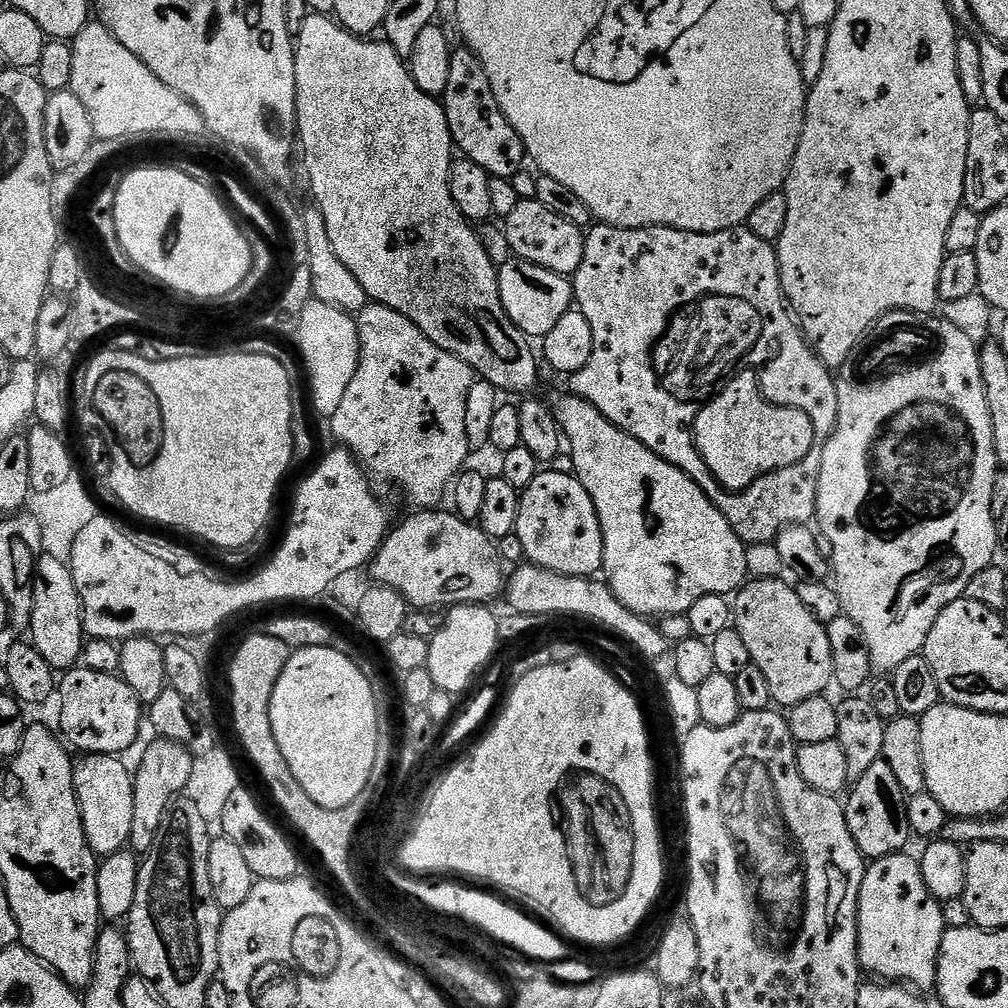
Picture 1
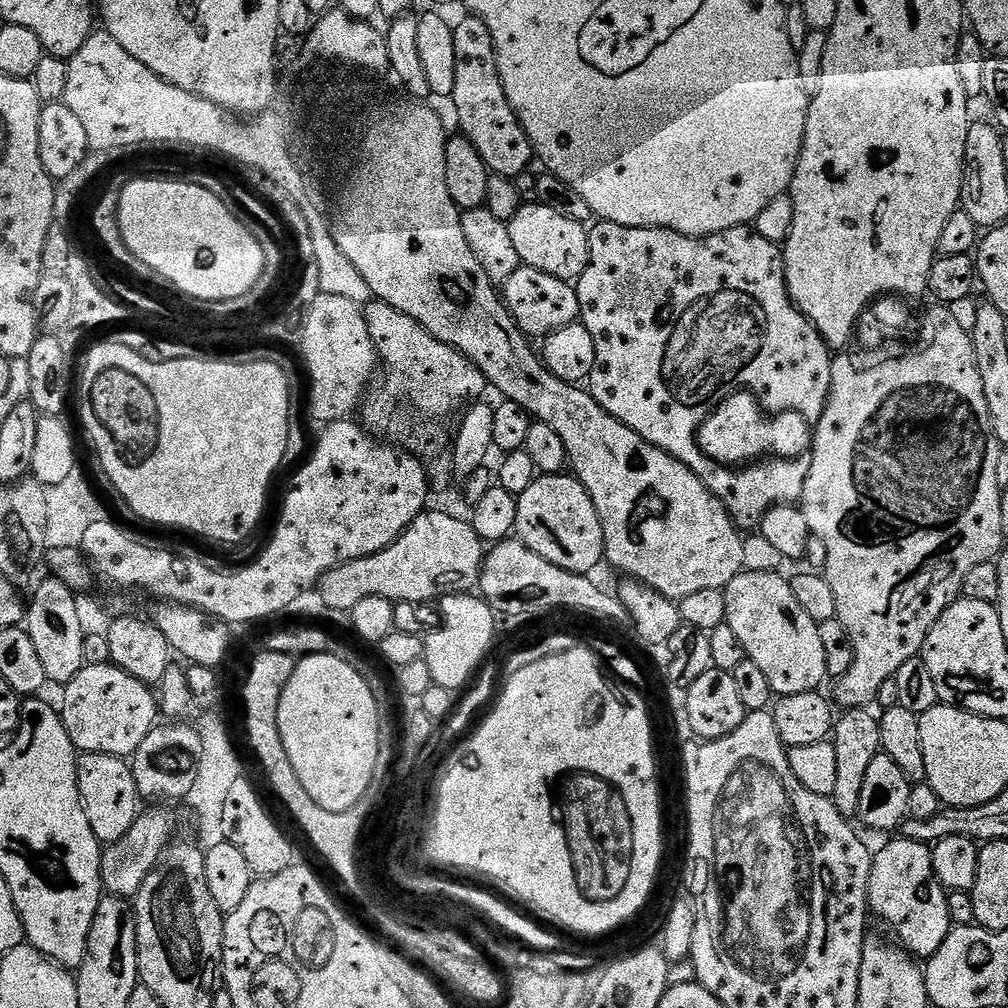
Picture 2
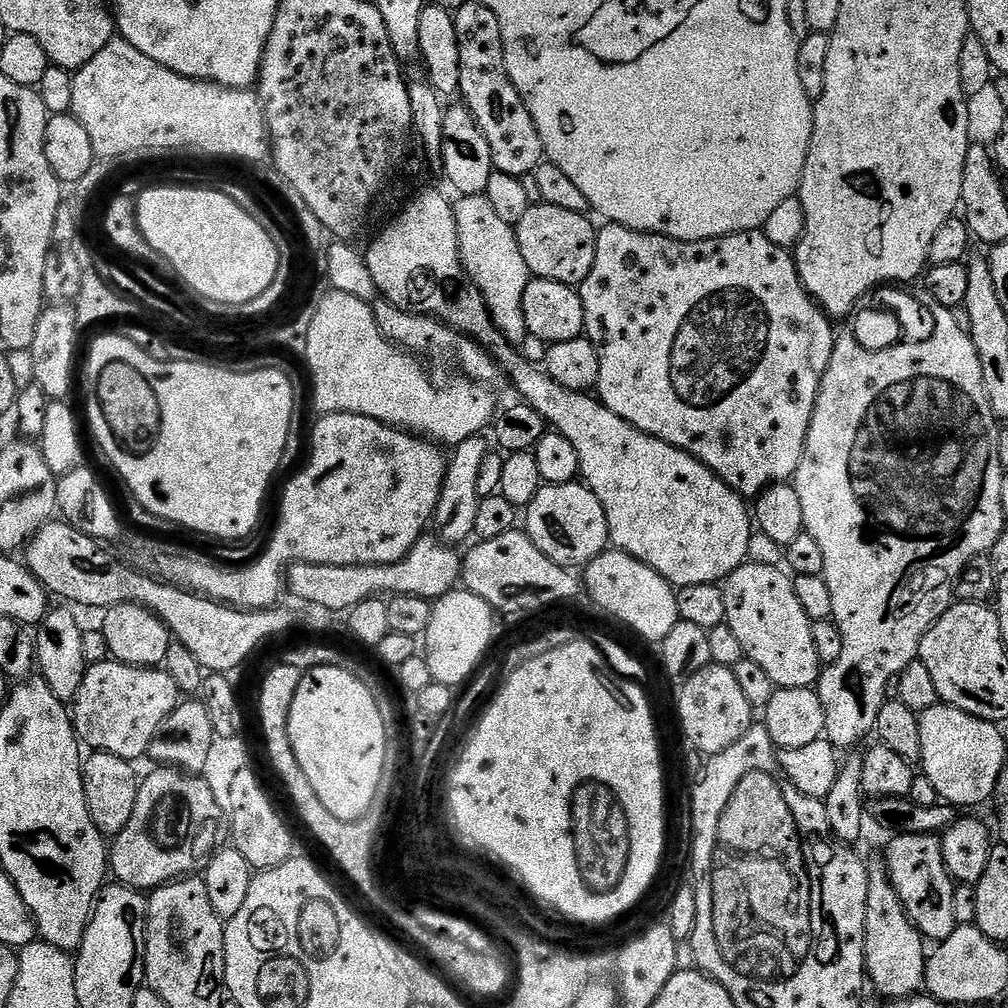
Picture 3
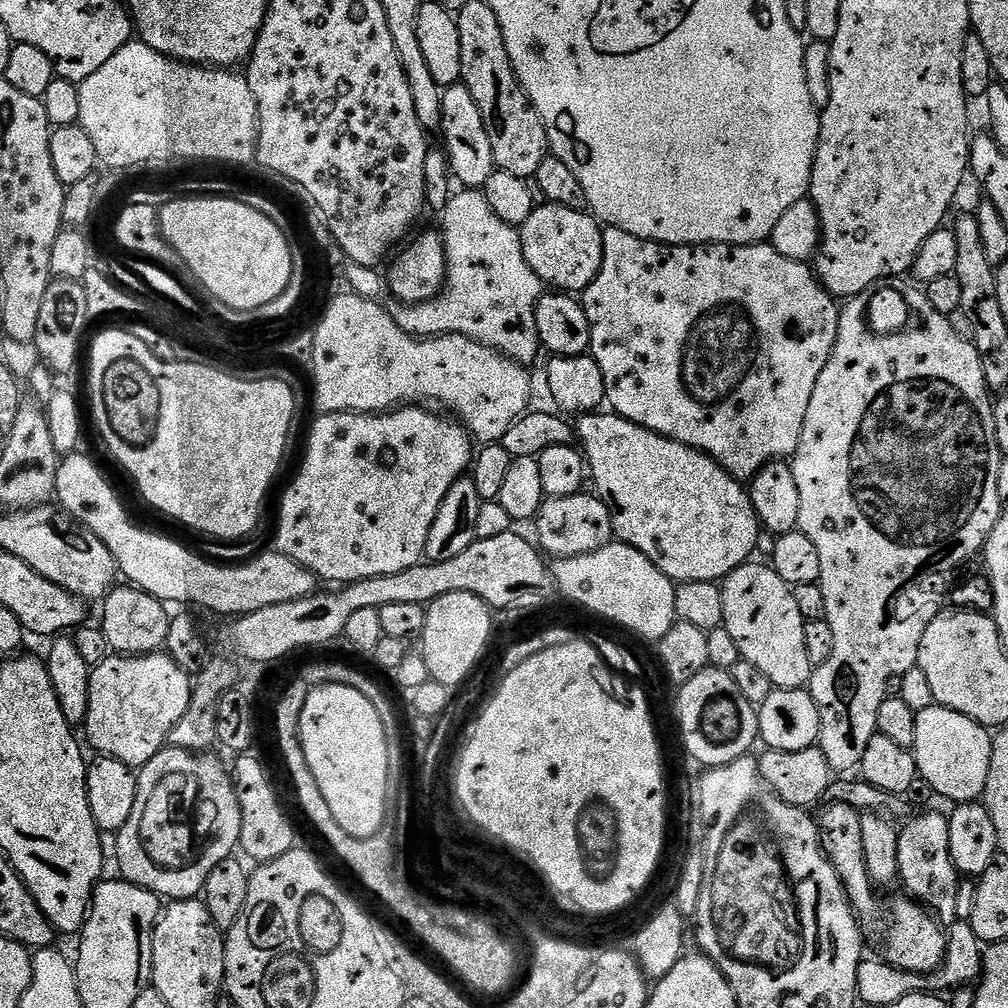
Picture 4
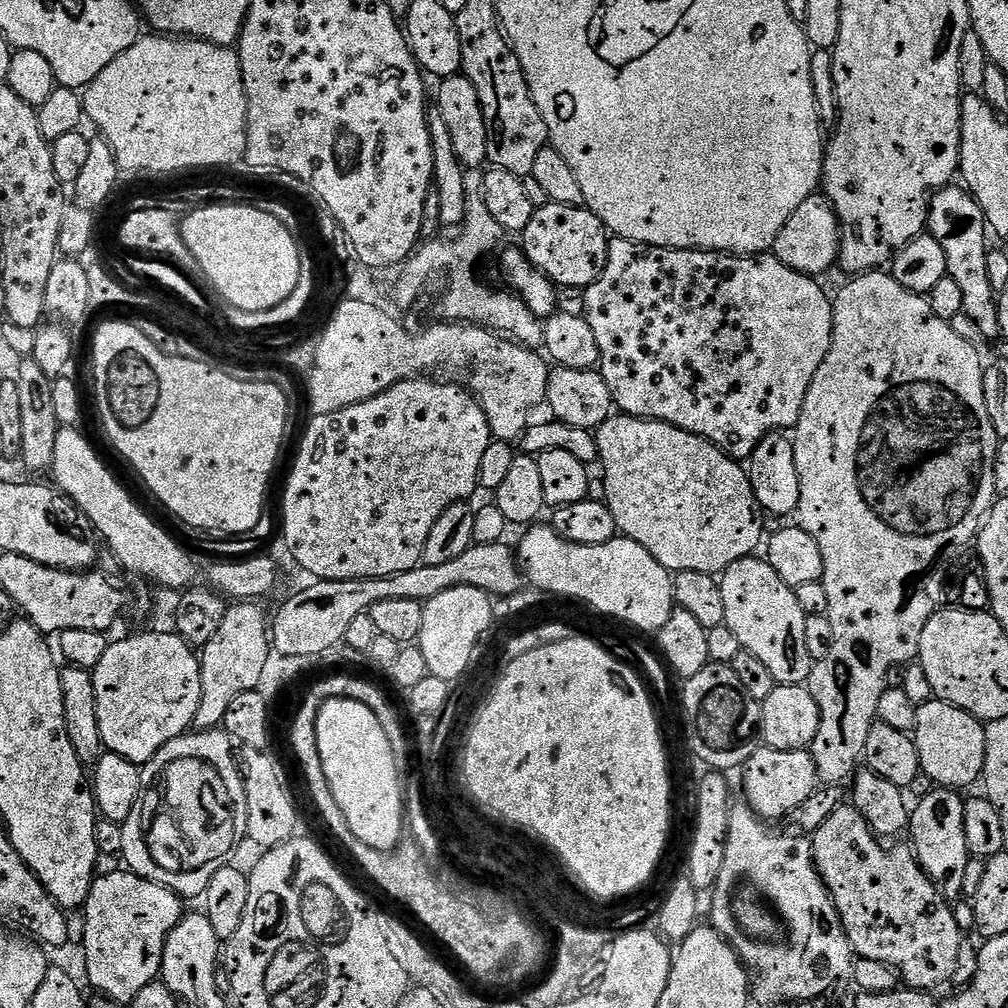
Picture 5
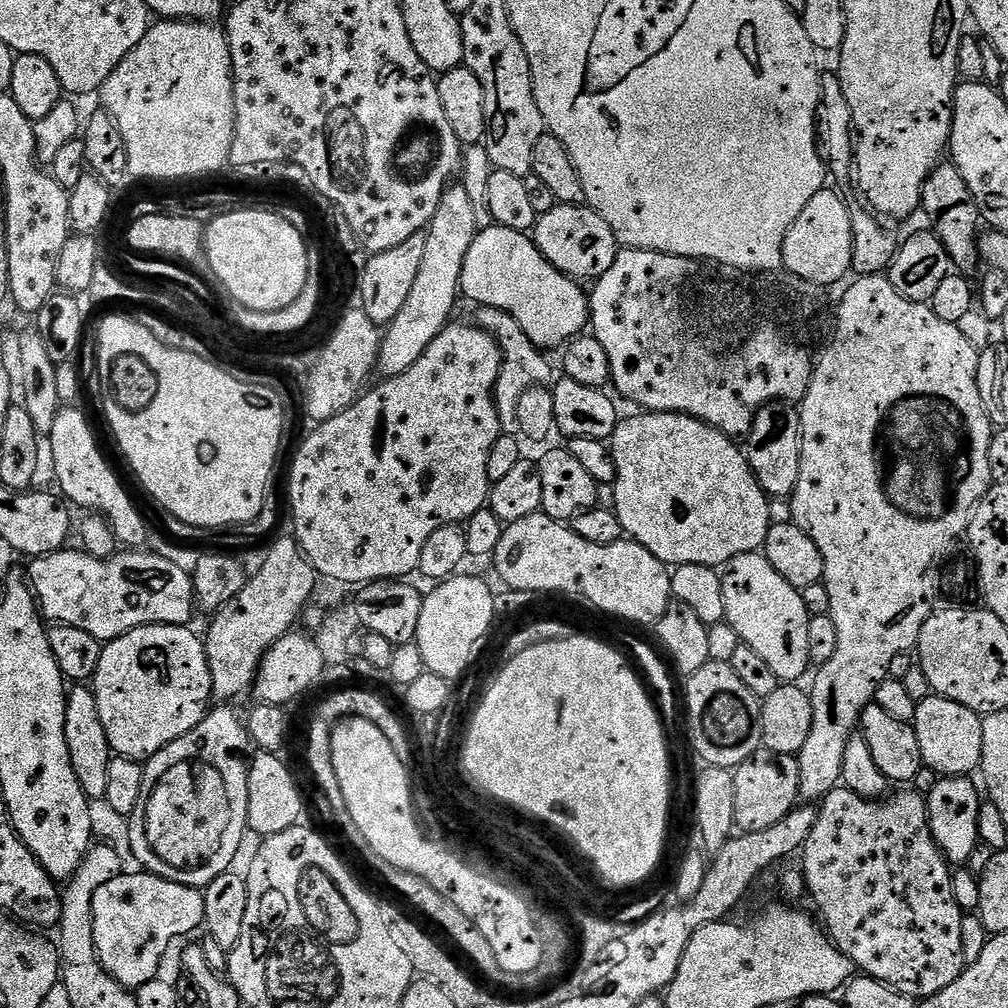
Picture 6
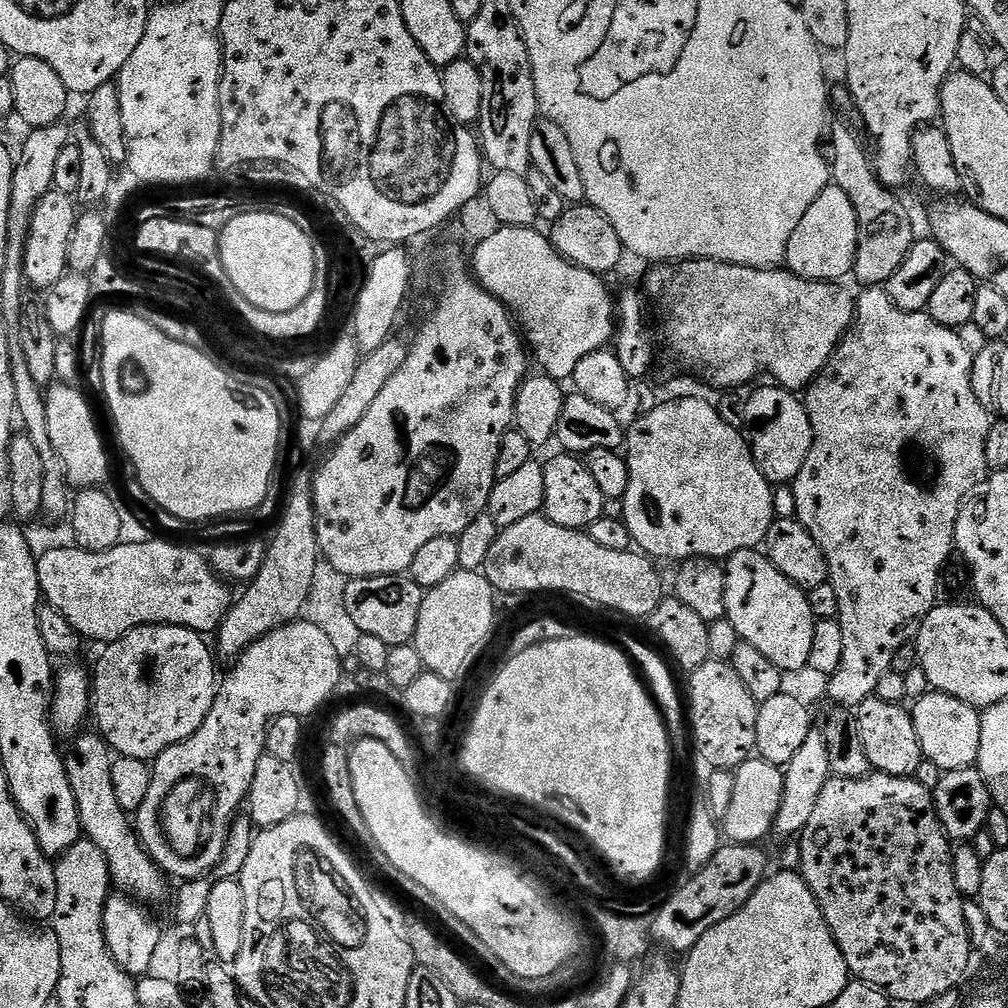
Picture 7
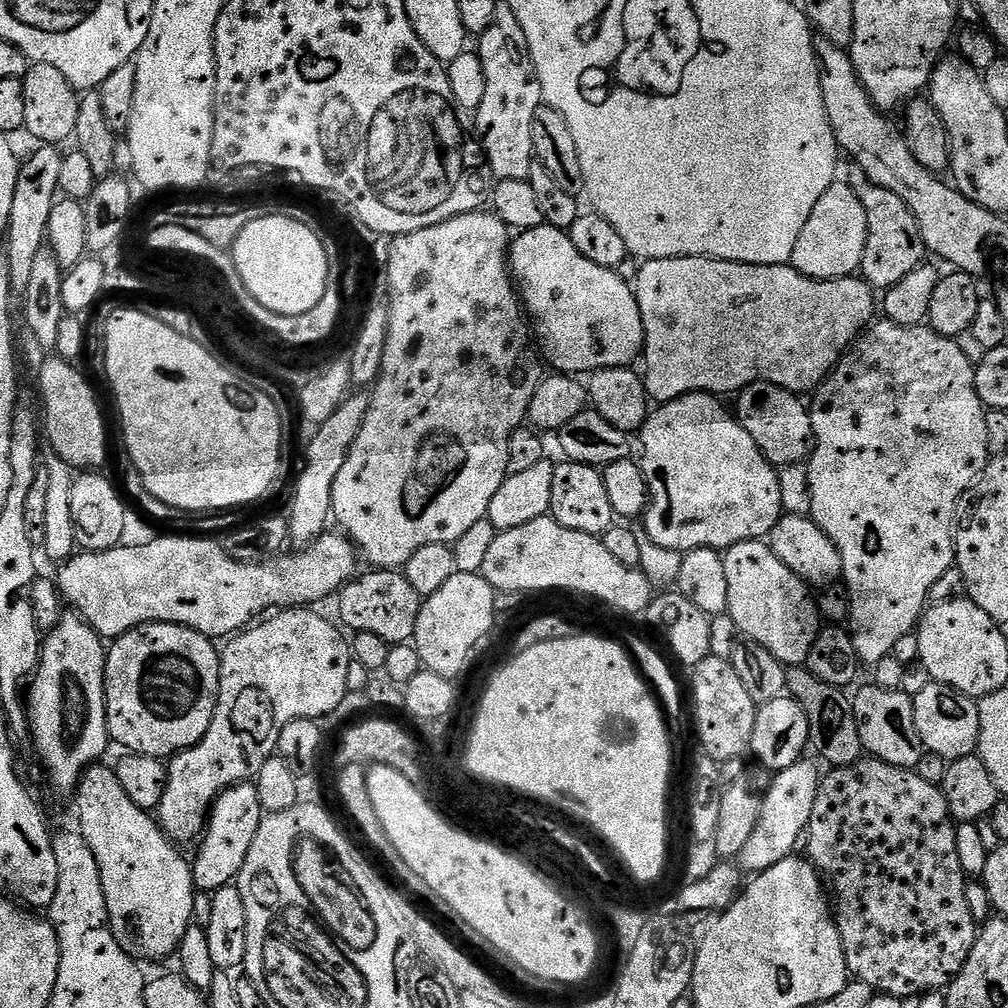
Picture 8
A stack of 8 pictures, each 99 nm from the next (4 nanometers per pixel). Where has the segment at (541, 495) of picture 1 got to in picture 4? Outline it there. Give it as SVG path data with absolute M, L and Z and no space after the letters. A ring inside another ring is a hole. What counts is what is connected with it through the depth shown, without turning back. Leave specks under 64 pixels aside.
M595 494L545 499L540 513L535 518L534 527L536 527L535 539L539 547L549 557L552 555L552 558L590 554L594 550L602 550L614 540L610 510L606 510L606 506Z

